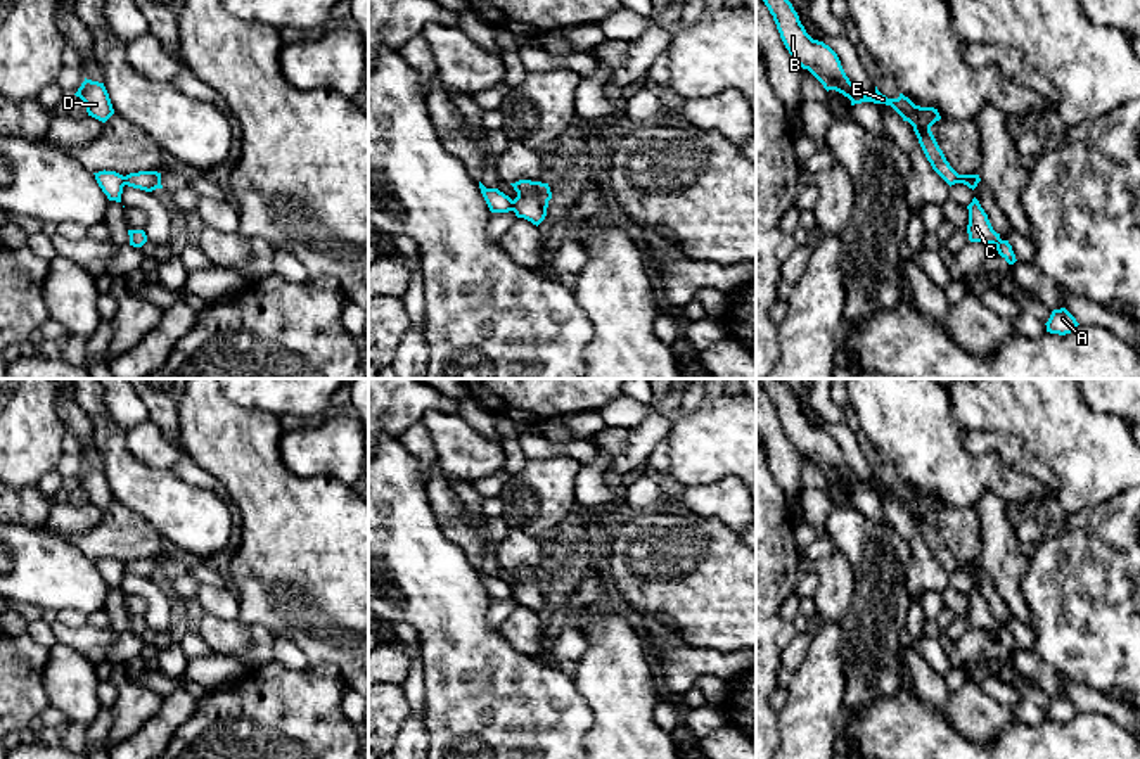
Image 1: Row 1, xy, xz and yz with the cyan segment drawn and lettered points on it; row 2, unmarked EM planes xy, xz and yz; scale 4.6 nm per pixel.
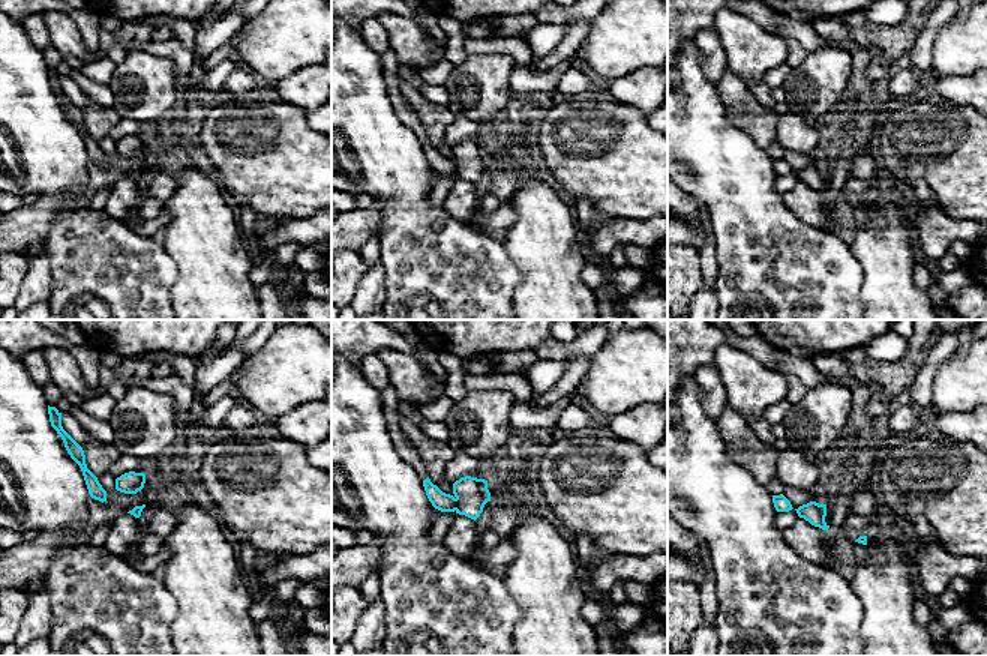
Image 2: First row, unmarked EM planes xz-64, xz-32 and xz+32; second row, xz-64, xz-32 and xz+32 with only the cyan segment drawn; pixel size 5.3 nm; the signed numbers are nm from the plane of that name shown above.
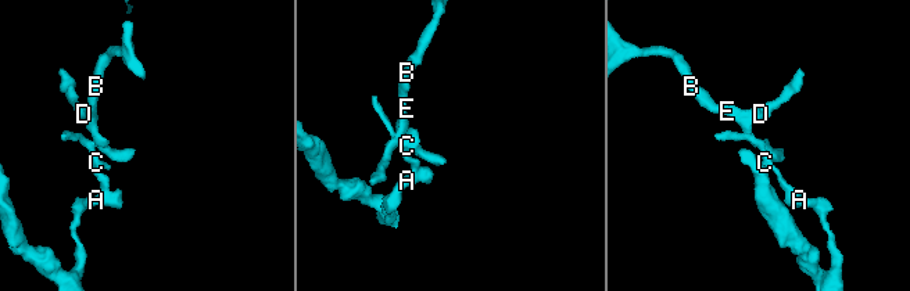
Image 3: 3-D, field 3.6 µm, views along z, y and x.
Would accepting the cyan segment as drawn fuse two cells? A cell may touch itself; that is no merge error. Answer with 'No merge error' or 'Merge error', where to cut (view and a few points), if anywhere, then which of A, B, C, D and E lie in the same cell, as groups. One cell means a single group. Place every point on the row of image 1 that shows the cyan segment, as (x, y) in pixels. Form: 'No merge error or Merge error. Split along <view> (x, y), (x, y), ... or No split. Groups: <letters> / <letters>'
Merge error. Split along xz (511, 201), (512, 210). Groups: A C / B D E

